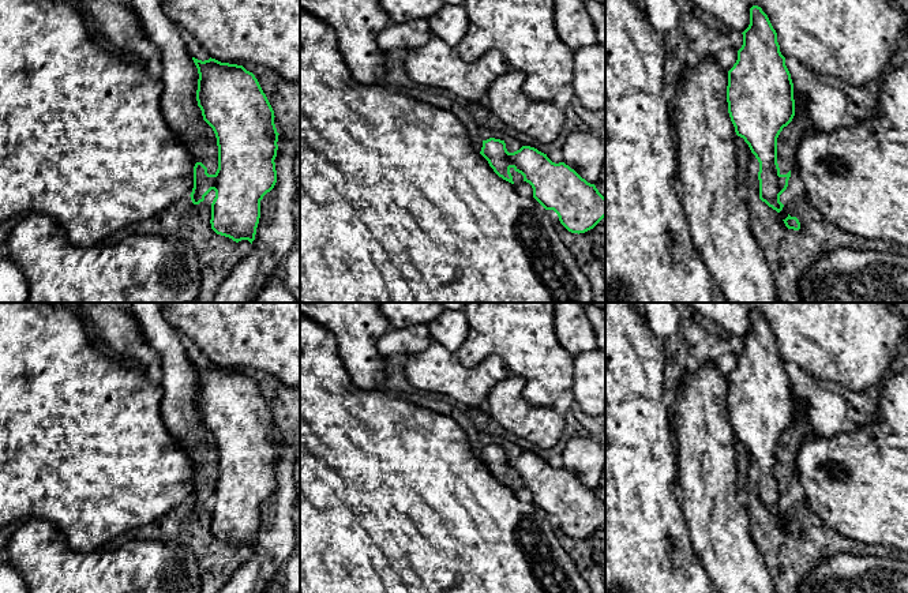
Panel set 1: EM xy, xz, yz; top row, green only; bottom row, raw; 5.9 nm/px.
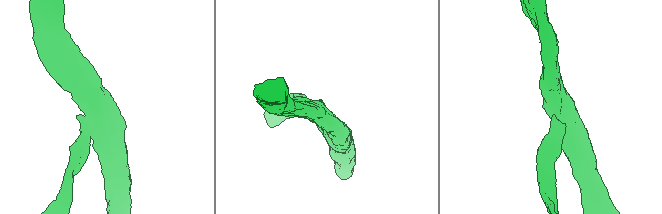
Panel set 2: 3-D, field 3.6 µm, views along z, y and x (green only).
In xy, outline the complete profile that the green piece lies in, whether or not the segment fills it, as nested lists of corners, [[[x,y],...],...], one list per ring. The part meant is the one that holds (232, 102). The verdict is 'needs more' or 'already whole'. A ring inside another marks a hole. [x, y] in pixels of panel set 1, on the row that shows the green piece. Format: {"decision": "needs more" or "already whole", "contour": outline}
{"decision": "needs more", "contour": [[[131,0],[132,10],[147,37],[161,53],[164,74],[161,83],[161,115],[168,127],[176,134],[188,153],[195,159],[194,188],[191,200],[199,204],[205,196],[214,189],[215,198],[211,203],[211,229],[221,236],[239,243],[255,240],[260,218],[260,200],[277,183],[275,157],[278,150],[278,132],[274,124],[274,110],[263,93],[258,79],[243,65],[221,63],[215,59],[198,60],[188,52],[188,45],[172,20],[164,11],[164,0]]]}

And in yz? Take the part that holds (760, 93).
{"decision": "needs more", "contour": [[[761,7],[750,8],[750,25],[742,33],[743,45],[728,71],[727,102],[738,136],[743,138],[759,162],[759,199],[780,213],[780,195],[787,189],[799,142],[808,125],[807,101],[793,87],[777,33]]]}

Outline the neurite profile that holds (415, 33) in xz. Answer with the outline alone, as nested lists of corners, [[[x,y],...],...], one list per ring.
[[[427,18],[393,23],[378,35],[378,46],[387,53],[391,49],[410,49],[427,44],[434,37]]]

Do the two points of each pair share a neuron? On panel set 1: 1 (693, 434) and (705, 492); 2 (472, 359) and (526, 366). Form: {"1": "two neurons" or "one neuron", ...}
{"1": "one neuron", "2": "one neuron"}

